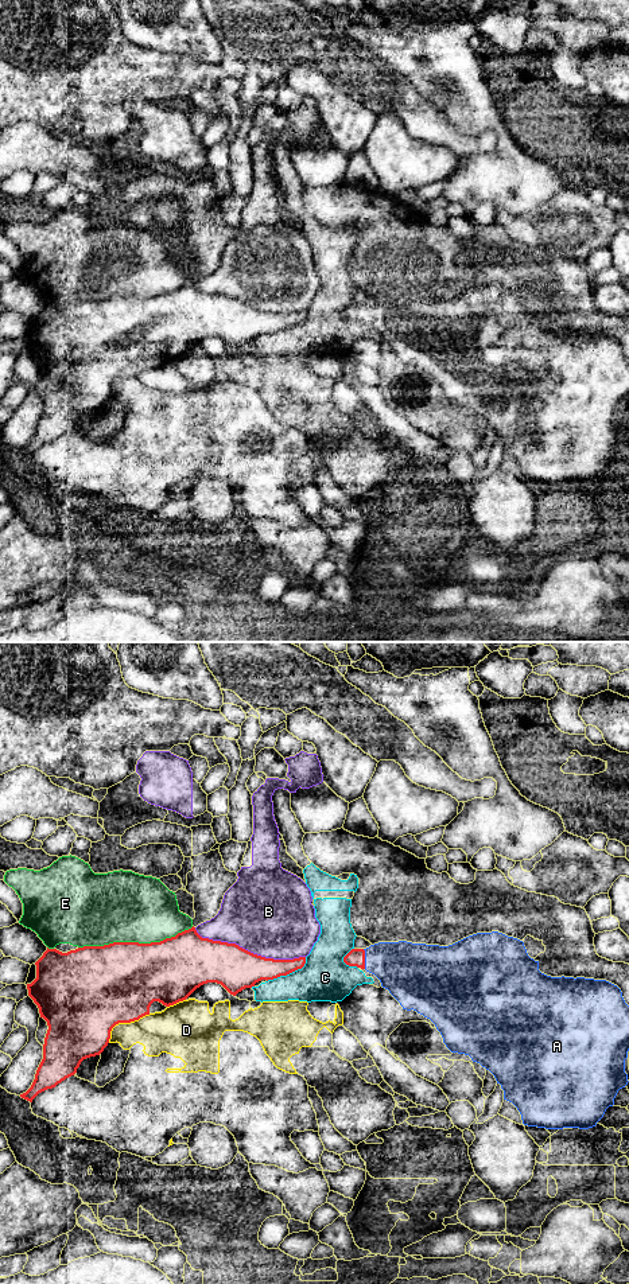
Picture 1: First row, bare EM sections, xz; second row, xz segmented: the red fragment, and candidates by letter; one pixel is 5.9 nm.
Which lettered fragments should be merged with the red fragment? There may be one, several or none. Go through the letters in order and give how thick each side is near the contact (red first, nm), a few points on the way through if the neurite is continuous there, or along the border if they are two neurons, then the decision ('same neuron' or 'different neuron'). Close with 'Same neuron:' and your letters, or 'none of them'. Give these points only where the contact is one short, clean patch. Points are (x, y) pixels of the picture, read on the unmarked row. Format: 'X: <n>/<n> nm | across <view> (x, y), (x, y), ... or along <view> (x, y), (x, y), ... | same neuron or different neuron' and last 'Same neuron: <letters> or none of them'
A: 110/320 nm | across xz (356, 311), (364, 312), (381, 312), (403, 322) | same neuron
B: 260/500 nm | different neuron
C: 200/280 nm | different neuron
D: 480/240 nm | different neuron
E: 460/440 nm | different neuron
Same neuron: A

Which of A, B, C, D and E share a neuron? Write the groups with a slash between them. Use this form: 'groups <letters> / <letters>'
groups A / B / C D / E

